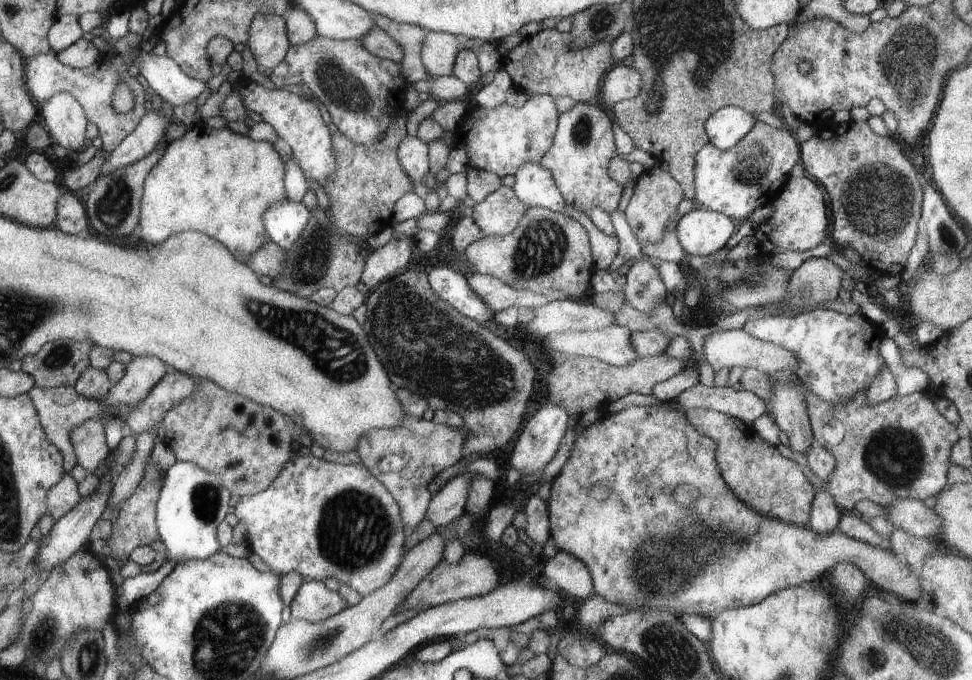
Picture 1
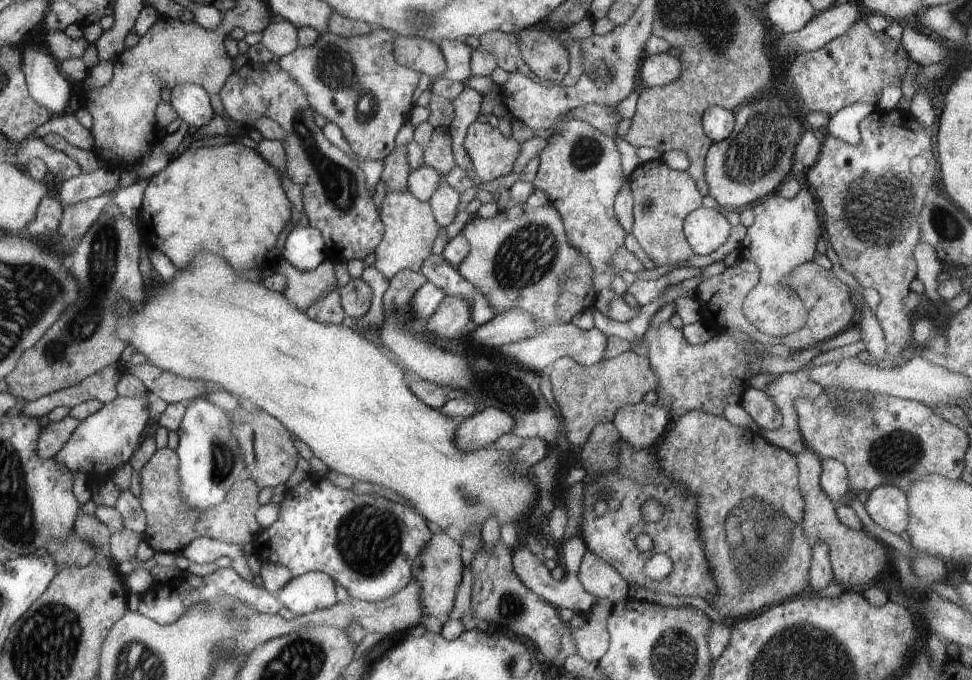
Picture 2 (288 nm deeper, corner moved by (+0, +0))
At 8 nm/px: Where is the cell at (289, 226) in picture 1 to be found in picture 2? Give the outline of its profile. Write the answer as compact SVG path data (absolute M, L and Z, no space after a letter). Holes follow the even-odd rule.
M295 226L295 230L285 238L279 258L283 258L285 262L289 262L293 268L301 272L315 270L327 258L321 236L323 234L311 226L307 228Z

